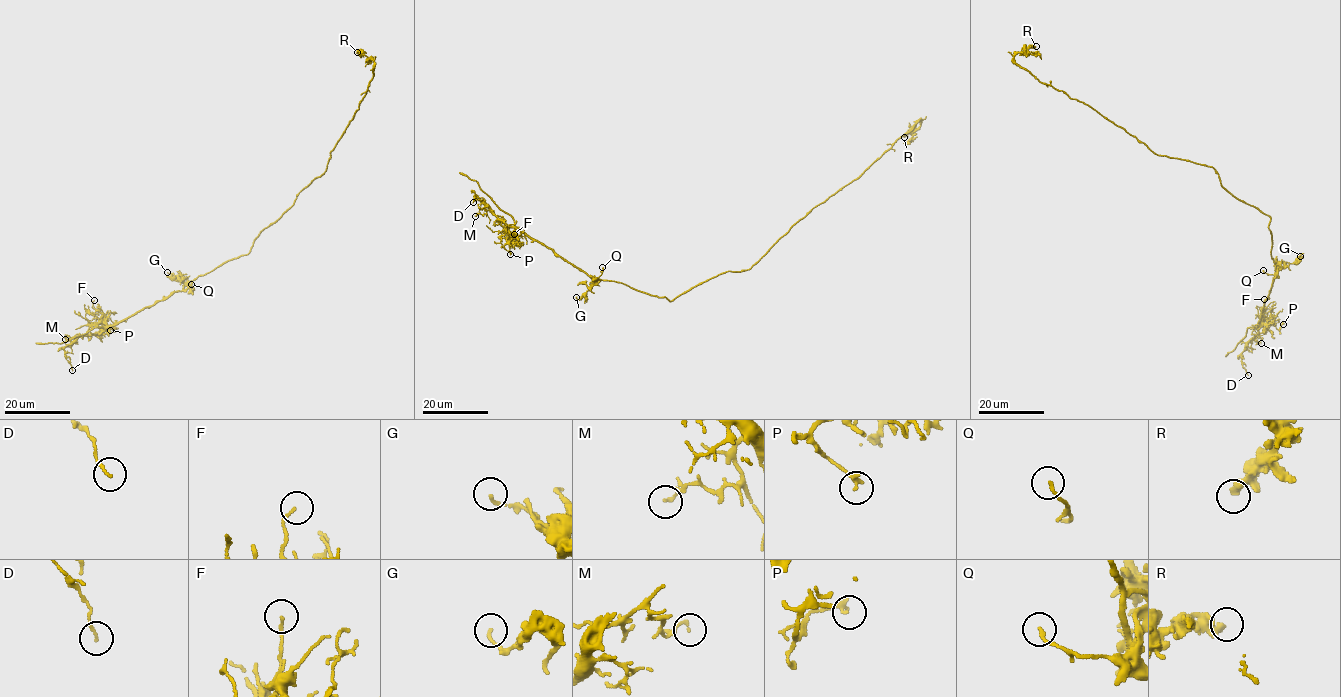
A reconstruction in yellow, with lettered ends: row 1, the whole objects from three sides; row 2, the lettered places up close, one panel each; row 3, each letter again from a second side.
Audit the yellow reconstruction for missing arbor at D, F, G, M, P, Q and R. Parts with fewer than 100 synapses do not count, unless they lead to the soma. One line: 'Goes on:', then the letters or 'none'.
Goes on: none

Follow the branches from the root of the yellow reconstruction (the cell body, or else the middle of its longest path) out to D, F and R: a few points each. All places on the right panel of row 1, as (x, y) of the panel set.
D: (1235, 196), (1270, 218), (1270, 253), (1277, 272), (1264, 302), (1258, 332), (1248, 340), (1241, 355), (1248, 375)
F: (1235, 196), (1270, 218), (1270, 253), (1277, 272), (1259, 327), (1265, 311), (1264, 299)
R: (1235, 196), (1222, 187), (1212, 167), (1157, 155), (1087, 105), (1043, 83), (1014, 61), (1018, 52), (1036, 46)

